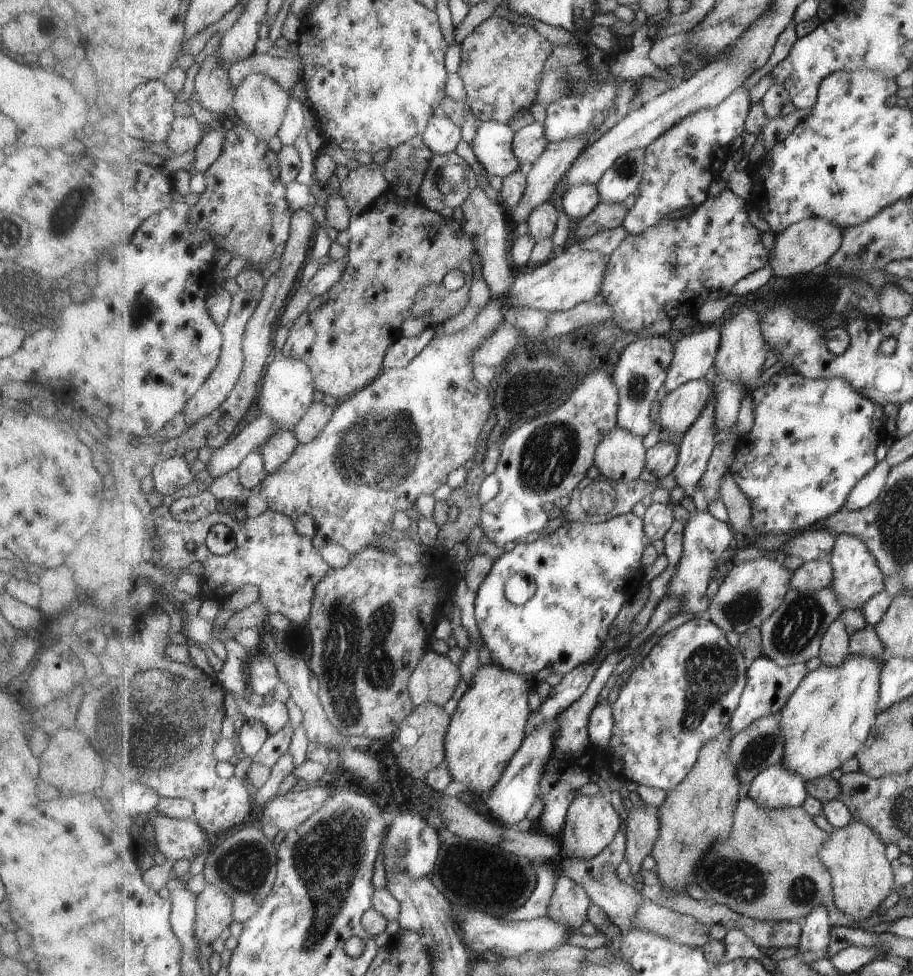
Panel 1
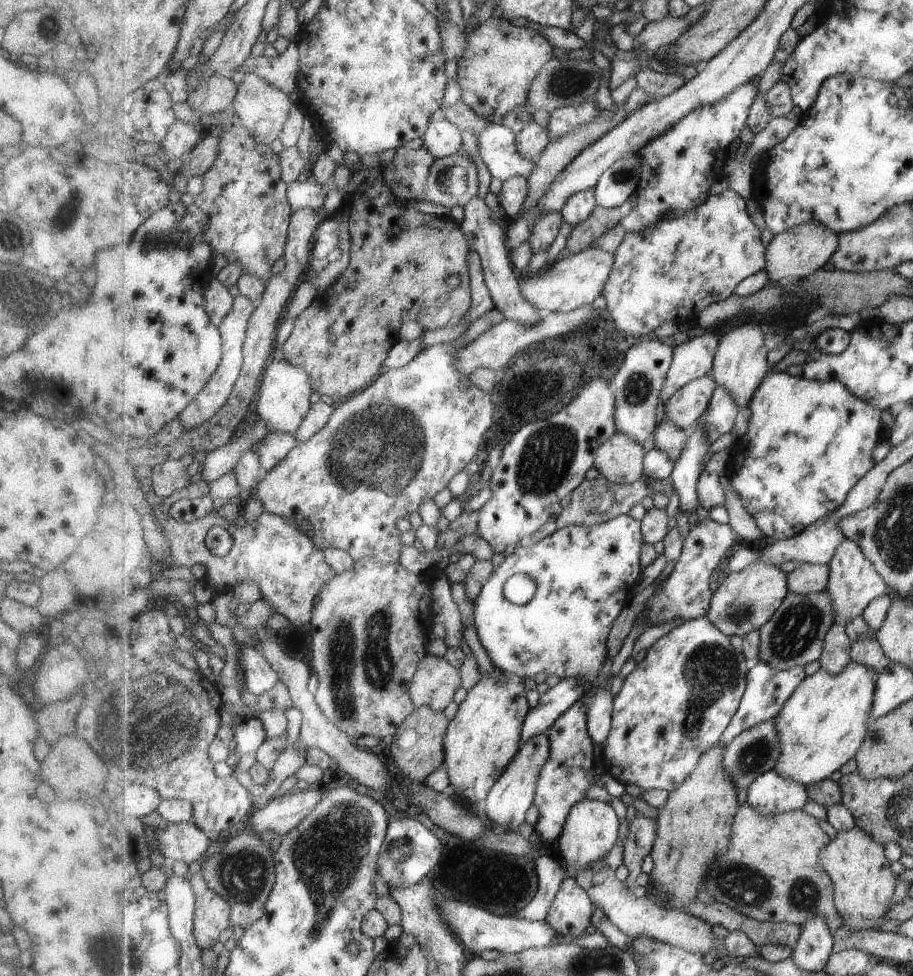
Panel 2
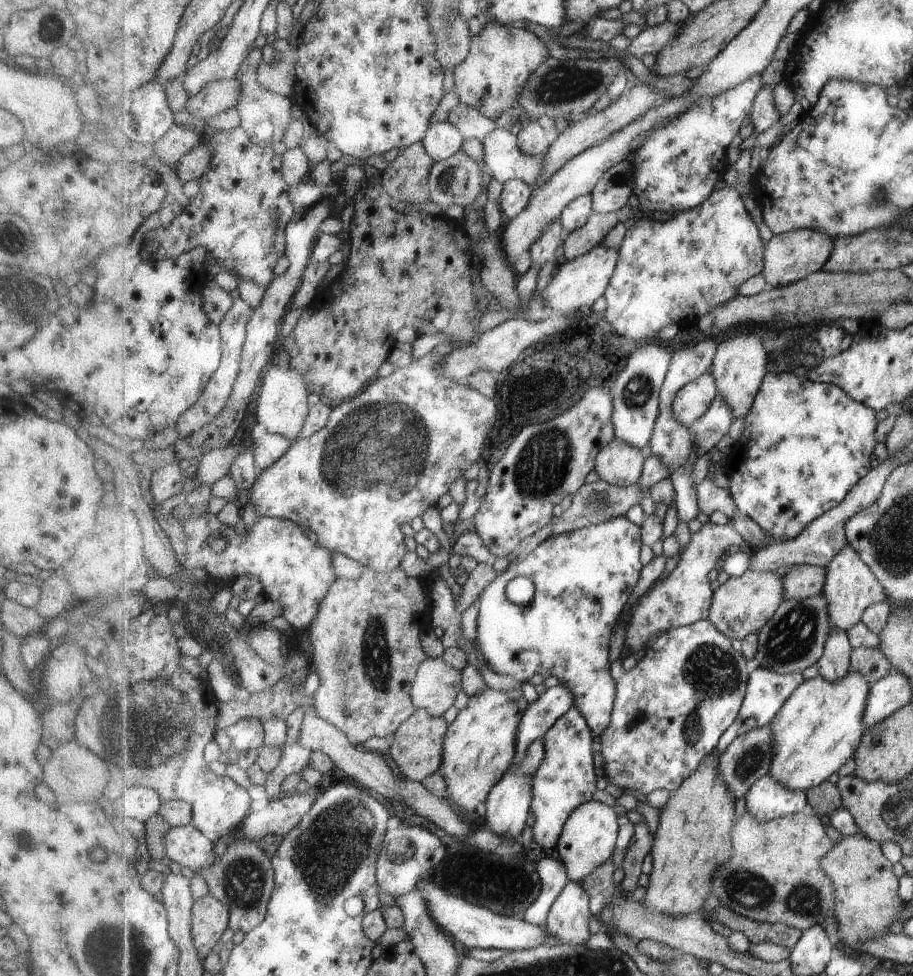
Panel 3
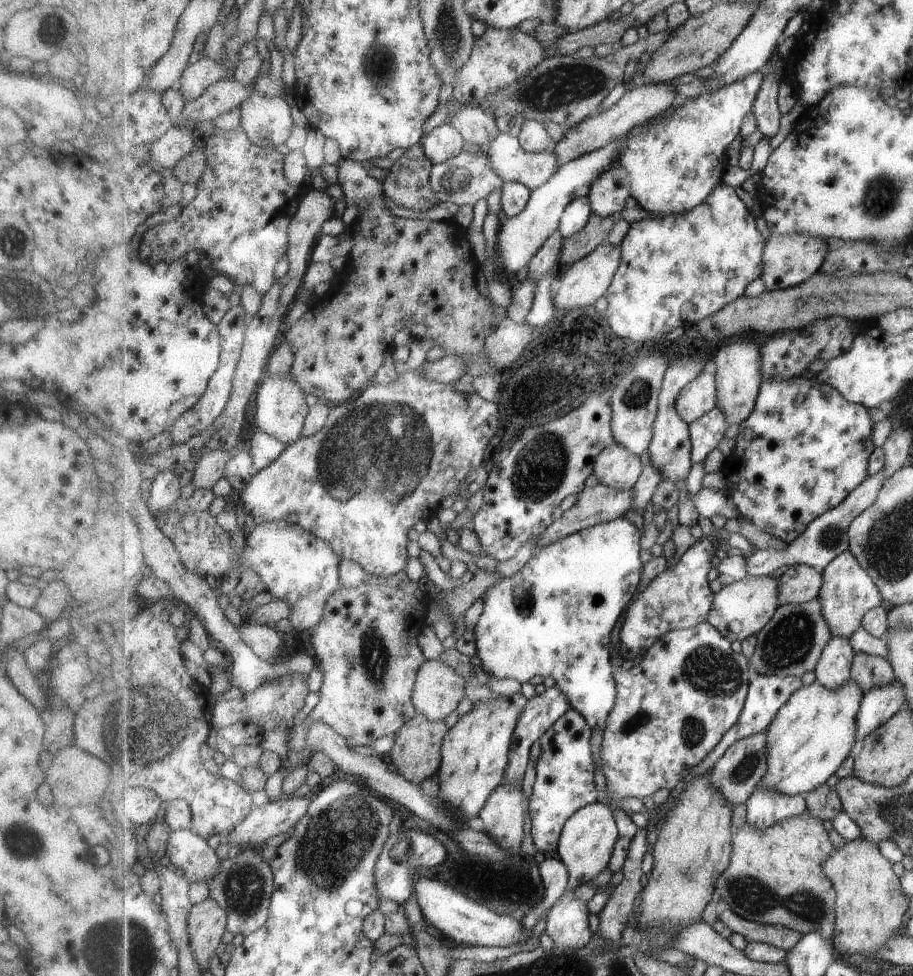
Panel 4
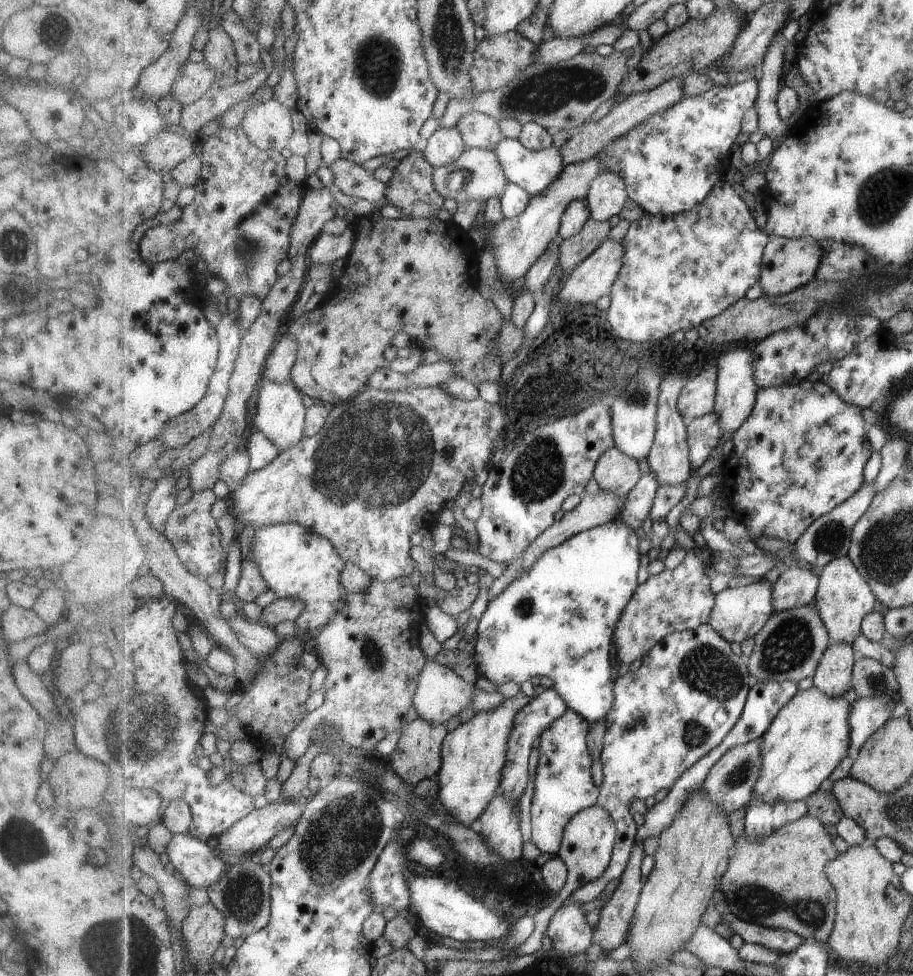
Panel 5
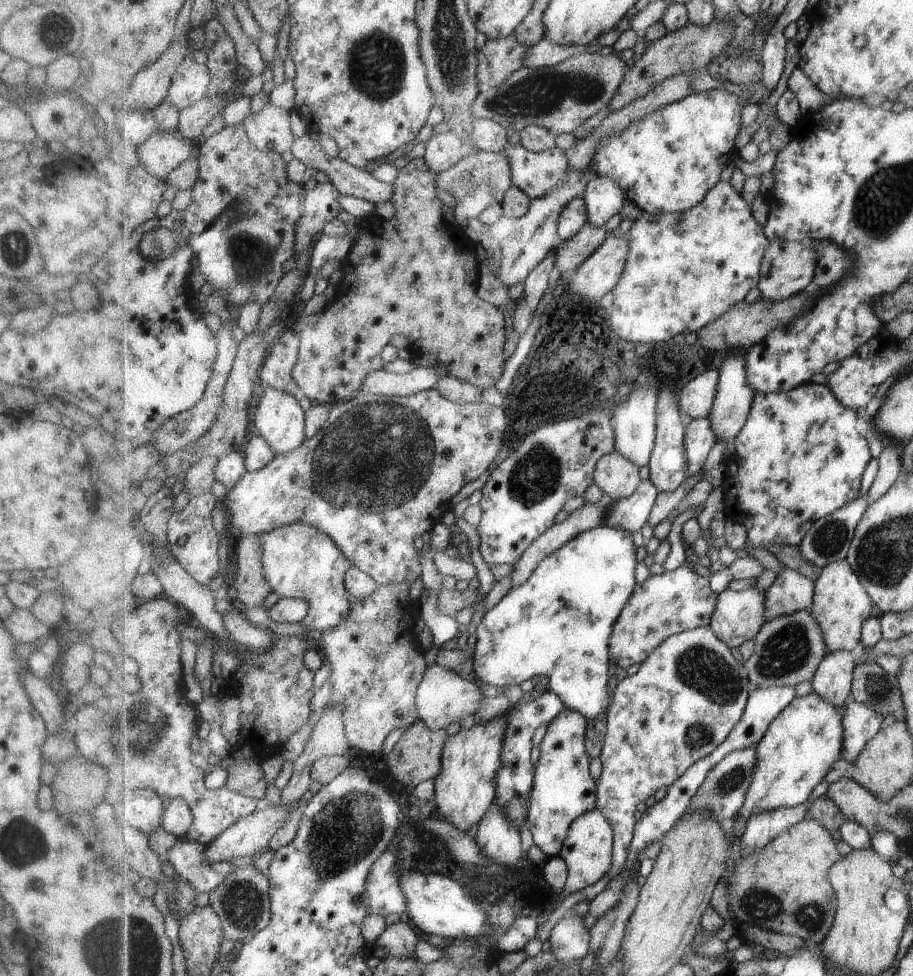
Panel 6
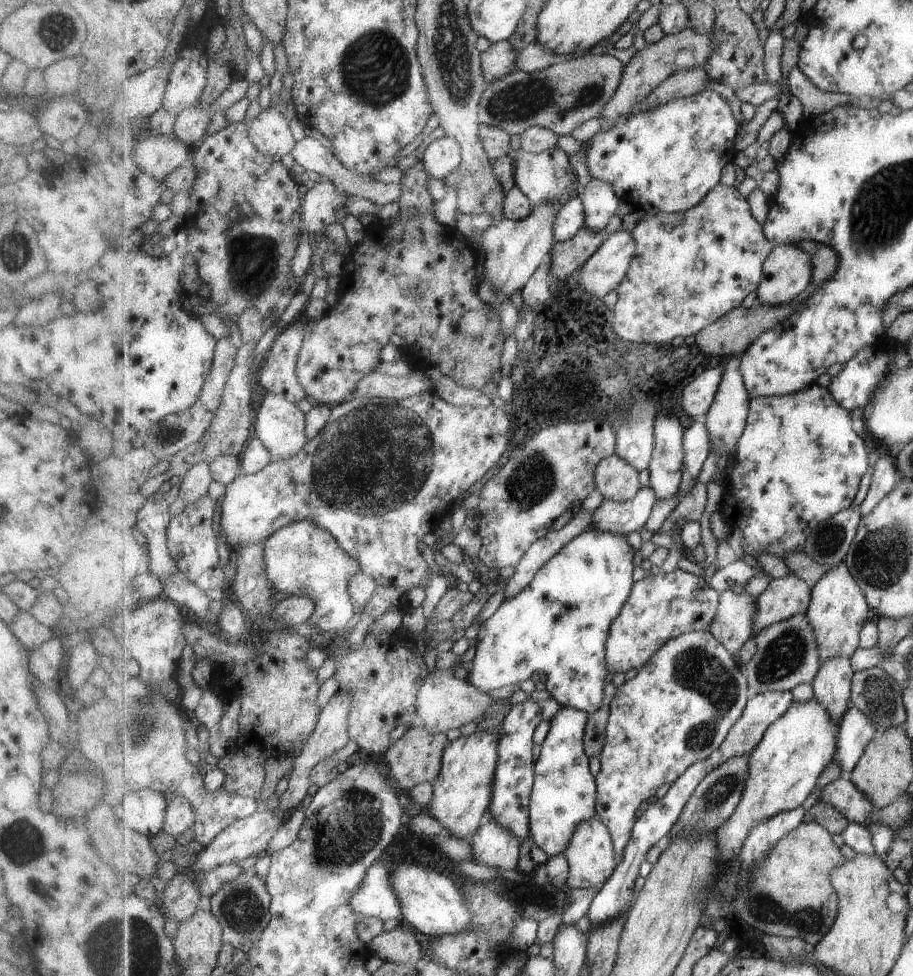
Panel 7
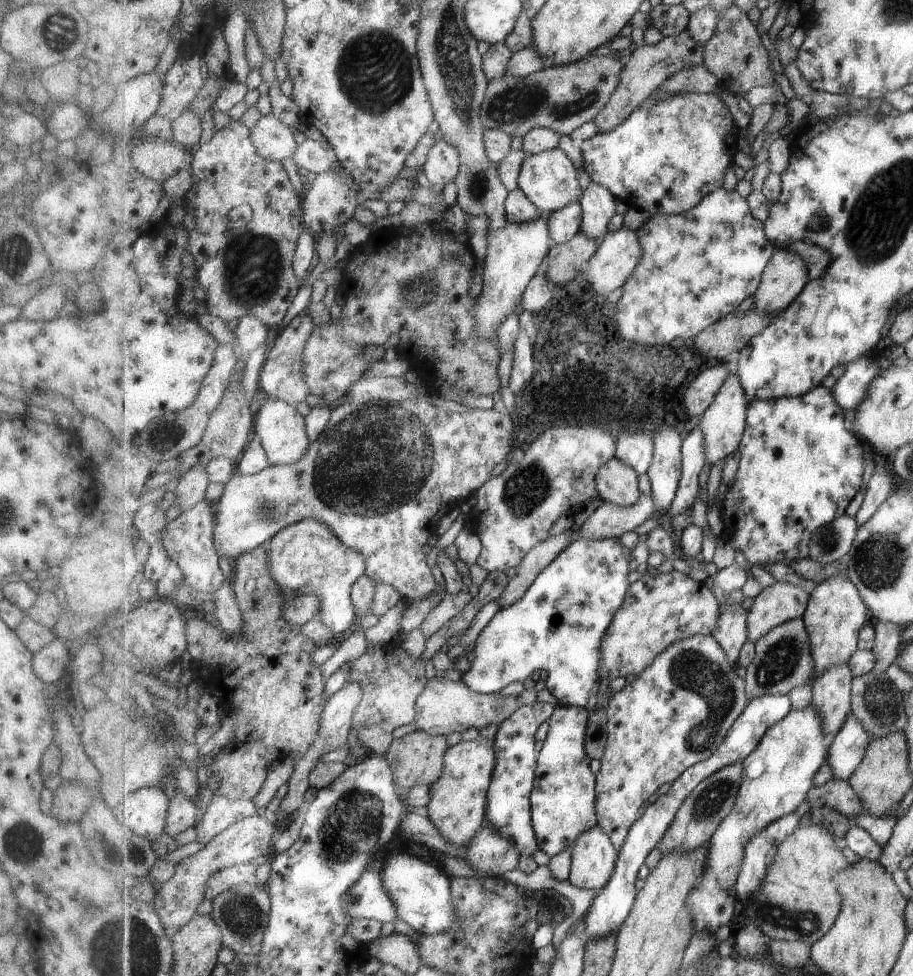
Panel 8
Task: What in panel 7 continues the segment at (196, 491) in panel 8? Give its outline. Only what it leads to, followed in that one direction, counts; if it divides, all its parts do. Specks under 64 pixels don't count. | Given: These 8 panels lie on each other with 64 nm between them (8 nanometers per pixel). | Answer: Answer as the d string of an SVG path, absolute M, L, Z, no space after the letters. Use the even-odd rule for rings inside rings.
M200 459L200 463L185 471L179 485L178 496L188 504L195 504L197 500L208 494L213 480L211 459Z

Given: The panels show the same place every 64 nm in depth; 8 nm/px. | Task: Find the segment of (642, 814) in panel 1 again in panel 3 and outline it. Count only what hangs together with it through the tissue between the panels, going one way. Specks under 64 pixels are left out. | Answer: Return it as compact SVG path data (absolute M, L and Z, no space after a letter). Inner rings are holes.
M645 821L636 825L636 833L631 841L631 846L627 850L627 856L625 856L625 862L623 862L622 868L624 869L624 879L620 882L620 888L622 892L631 894L638 886L639 876L641 876L641 866L643 866L643 860L645 856L652 852L654 845L654 834L649 830L649 826Z

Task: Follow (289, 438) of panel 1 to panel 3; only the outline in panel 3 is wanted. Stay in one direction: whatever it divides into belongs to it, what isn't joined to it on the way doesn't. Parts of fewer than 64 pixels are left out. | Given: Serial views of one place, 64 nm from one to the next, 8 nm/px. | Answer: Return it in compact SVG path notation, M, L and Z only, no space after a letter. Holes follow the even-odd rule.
M265 433L261 438L255 440L251 451L255 455L255 464L259 470L265 471L271 468L278 460L281 460L287 450L291 448L289 438L281 436L280 434Z

